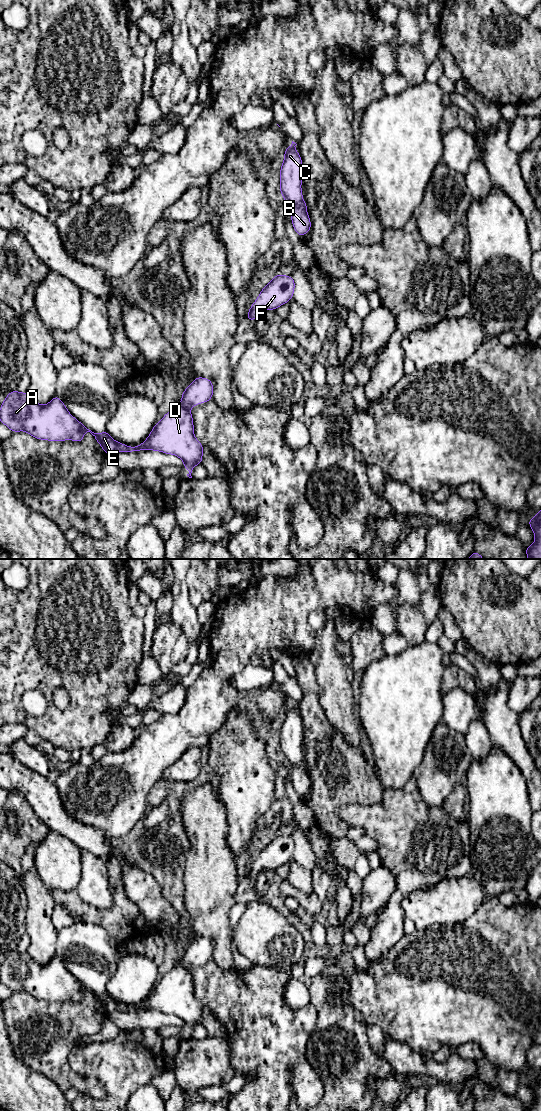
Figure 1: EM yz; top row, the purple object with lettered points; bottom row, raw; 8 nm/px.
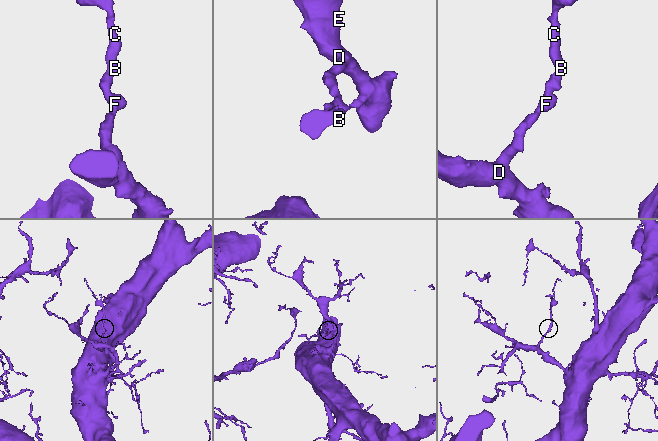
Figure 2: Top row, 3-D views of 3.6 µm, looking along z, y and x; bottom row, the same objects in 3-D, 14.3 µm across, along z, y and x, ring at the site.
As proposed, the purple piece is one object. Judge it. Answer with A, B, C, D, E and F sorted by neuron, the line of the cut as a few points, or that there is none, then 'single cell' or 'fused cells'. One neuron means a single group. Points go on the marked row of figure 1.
groups A B C D E F; cut none; single cell

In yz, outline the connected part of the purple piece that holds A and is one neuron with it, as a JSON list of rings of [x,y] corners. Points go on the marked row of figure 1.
[[[196,377],[182,392],[181,402],[174,405],[174,407],[154,425],[146,440],[135,447],[115,441],[107,431],[102,433],[92,432],[70,414],[65,404],[57,395],[46,405],[40,405],[38,402],[34,401],[27,392],[20,393],[17,390],[11,391],[2,402],[0,408],[0,422],[6,425],[12,432],[25,431],[39,440],[53,442],[65,440],[82,442],[83,435],[90,432],[107,456],[114,452],[138,452],[140,450],[152,450],[160,451],[165,454],[172,454],[183,461],[185,470],[189,470],[187,476],[192,478],[191,473],[193,468],[198,464],[202,464],[204,446],[194,435],[193,417],[190,410],[200,403],[211,400],[213,391],[214,386],[210,379]]]

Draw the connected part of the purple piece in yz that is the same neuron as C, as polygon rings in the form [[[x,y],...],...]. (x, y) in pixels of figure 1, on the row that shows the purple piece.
[[[292,141],[291,146],[285,150],[280,169],[280,193],[285,199],[287,212],[291,213],[292,225],[299,237],[302,237],[311,230],[311,221],[302,195],[302,158],[296,145]]]

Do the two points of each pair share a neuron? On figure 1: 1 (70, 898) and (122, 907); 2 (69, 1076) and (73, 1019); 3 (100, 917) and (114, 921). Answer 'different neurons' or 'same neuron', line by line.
1: same neuron
2: same neuron
3: same neuron

